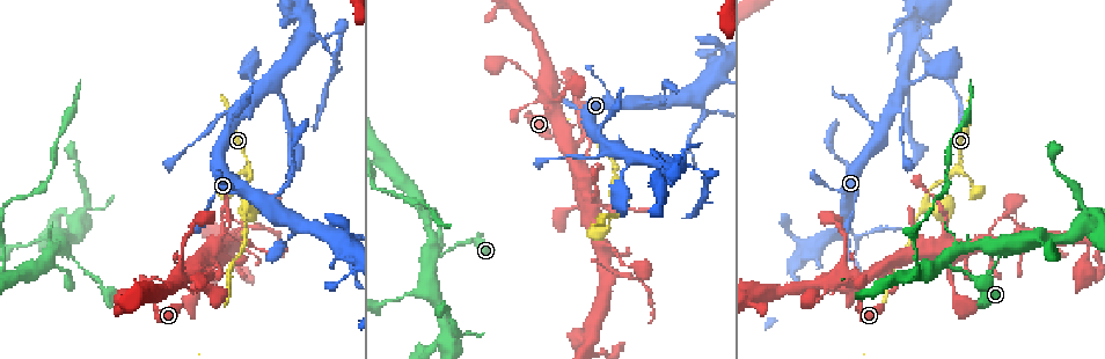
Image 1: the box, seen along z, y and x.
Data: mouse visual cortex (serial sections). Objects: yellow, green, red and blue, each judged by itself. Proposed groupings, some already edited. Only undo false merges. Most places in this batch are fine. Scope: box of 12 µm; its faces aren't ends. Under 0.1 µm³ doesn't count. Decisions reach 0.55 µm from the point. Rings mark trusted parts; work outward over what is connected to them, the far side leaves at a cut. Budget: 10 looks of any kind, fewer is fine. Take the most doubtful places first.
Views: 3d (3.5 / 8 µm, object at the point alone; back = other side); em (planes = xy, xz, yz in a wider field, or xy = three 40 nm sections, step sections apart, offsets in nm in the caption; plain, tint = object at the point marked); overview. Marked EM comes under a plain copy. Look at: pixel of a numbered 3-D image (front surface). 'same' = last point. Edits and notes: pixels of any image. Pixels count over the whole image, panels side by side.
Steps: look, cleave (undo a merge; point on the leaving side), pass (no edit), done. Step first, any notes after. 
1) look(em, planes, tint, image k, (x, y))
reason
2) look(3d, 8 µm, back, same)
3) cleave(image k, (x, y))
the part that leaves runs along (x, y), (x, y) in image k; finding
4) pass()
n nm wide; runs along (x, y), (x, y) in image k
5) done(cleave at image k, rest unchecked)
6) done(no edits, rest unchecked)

look(3d, 3.5 µm, image 1, (616, 178))
abrupt turn

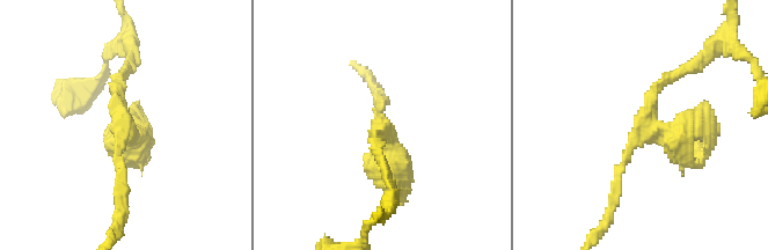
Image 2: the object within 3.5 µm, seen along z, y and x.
look(em, xy, step 2, tint, image 2, (383, 127))

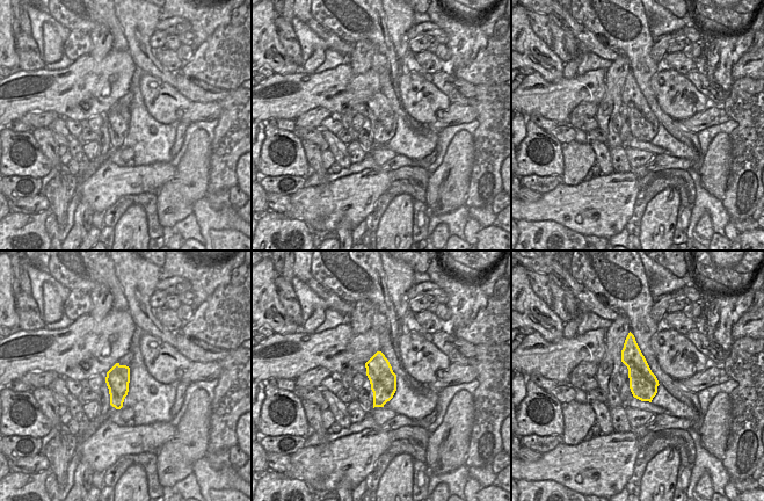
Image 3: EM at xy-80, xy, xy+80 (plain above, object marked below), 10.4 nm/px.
pass()
280 nm wide; runs along (128, 71), (116, 107), (138, 124) in image 2; one cell here

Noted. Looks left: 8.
look(3d, 8 µm, image 1, (1086, 216))
abrupt turn

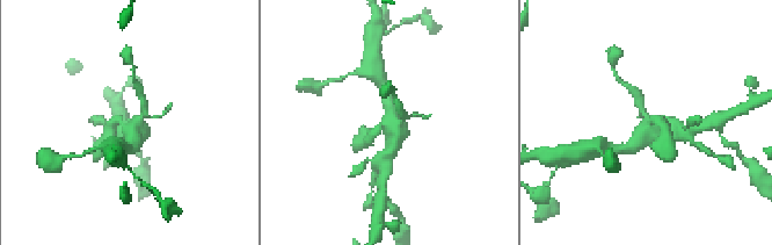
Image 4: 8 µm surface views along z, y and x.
look(em, xy, step 1, tint, image 4, (644, 122))
shape alone is not enough

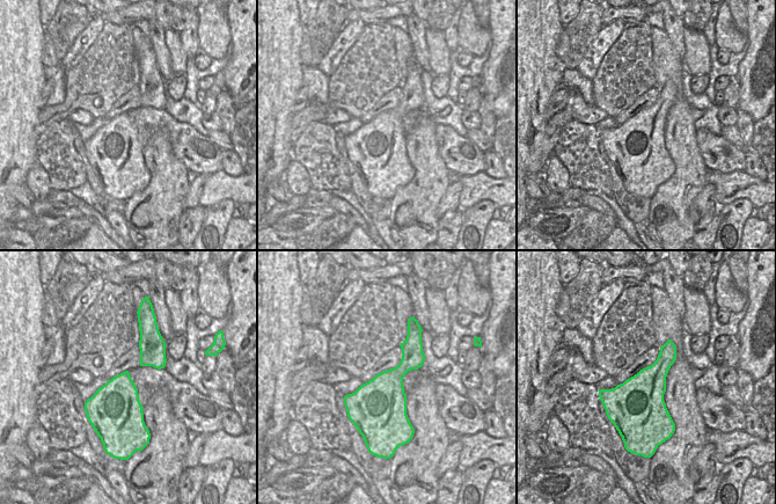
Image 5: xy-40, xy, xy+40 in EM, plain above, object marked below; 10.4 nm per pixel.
pass()
550 nm wide; runs along (130, 146), (145, 114), (141, 93) in image 4; all the same cell

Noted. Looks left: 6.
look(3d, 3.5 µm, image 1, (713, 111))
thin neck

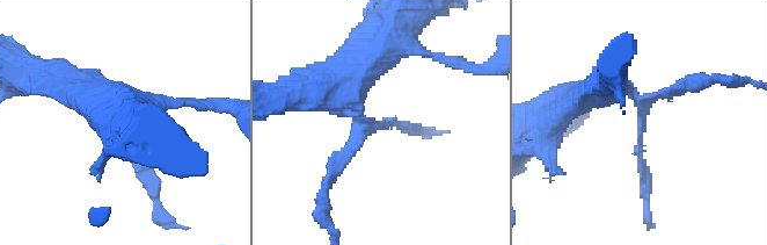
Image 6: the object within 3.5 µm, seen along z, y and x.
look(em, xy, step 1, tint, image 6, (641, 144))
arms of 150, 150 nm

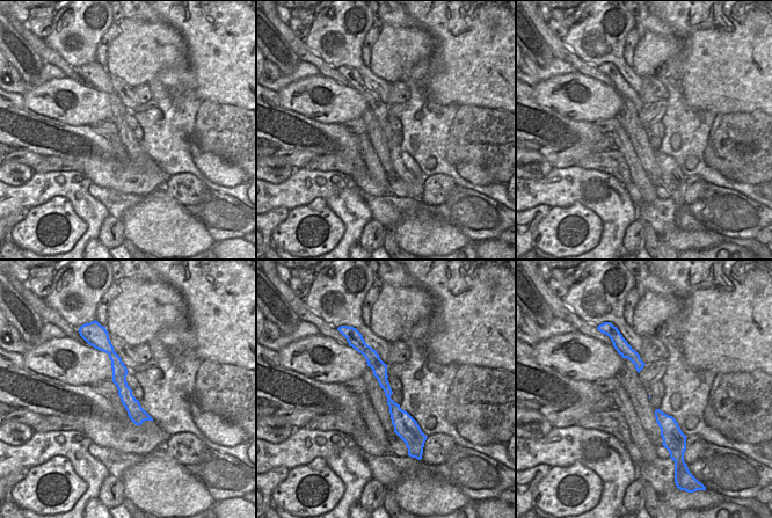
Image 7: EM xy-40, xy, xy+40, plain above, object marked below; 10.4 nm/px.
pass()
runs along (363, 345), (379, 367), (405, 436) in image 7; all the same cell

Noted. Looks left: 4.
look(3d, 3.5 µm, image 1, (632, 159))
sharp bend

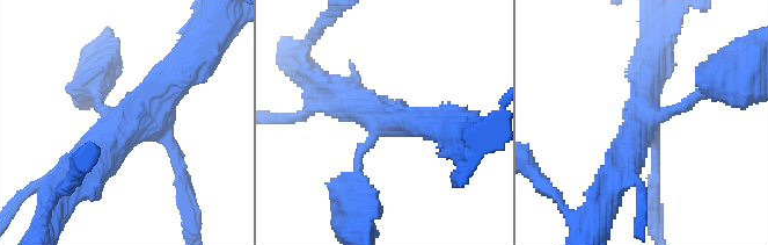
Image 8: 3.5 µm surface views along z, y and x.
look(em, xy, step 5, tint, image 8, (384, 115))
4 arms; arms of 150, 150, 400, 500 nm

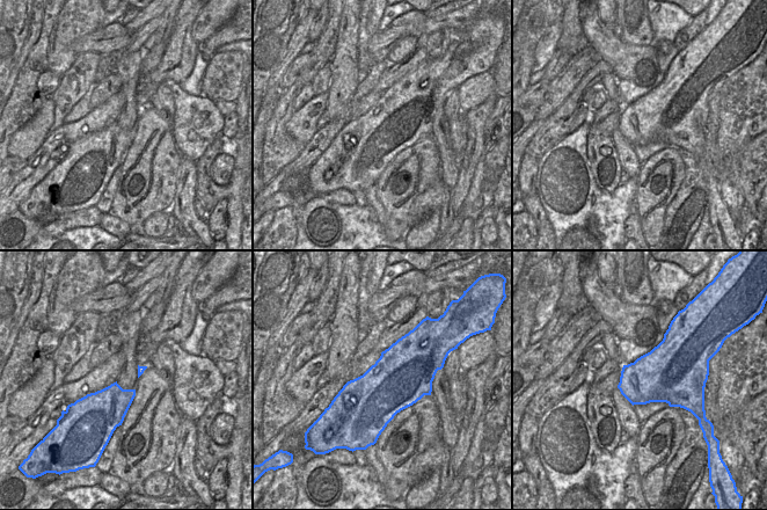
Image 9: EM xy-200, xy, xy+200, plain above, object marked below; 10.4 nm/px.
pass()
runs along (73, 178), (187, 67) in image 8; one cell here

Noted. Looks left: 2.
done(no edits, rest unchecked)

